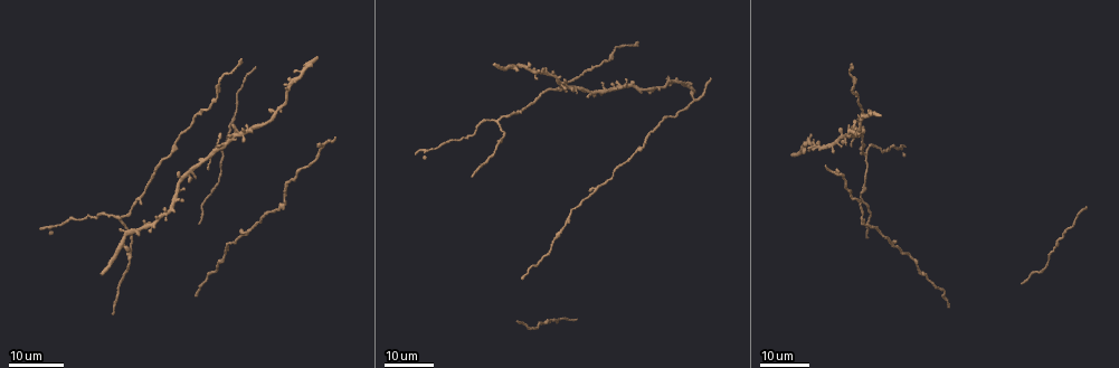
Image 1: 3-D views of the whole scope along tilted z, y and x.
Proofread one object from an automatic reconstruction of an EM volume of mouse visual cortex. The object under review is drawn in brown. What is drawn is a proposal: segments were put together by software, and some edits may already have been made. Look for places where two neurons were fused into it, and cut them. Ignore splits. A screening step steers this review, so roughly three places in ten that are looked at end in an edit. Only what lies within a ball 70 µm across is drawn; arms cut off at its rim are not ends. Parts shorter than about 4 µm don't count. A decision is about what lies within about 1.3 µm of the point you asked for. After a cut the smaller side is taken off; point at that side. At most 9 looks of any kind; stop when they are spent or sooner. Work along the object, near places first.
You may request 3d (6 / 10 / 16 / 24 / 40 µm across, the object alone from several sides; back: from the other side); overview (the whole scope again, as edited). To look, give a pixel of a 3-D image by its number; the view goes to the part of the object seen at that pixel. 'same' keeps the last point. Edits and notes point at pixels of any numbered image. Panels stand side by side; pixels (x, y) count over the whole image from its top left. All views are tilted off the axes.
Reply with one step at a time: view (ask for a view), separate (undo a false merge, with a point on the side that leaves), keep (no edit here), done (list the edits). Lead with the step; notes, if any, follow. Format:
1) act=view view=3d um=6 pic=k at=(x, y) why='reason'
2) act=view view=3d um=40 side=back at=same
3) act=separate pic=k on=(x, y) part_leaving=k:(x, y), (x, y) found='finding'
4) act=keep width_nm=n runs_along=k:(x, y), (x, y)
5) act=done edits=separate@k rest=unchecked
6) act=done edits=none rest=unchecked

act=view view=3d um=16 pic=1 at=(132, 246) why='thick turns thin'

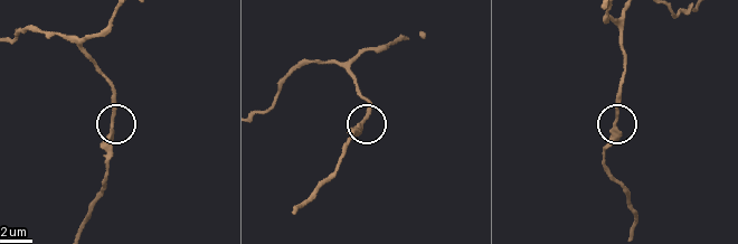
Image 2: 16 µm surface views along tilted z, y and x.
act=view view=3d um=6 pic=2 at=(615, 120) why='closer look'

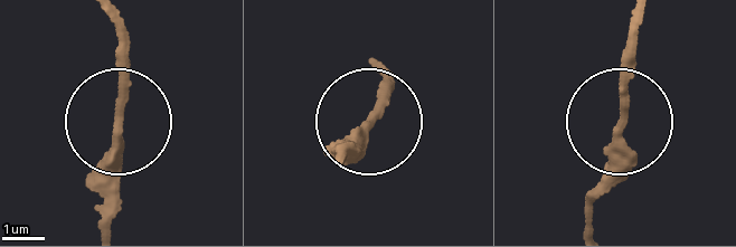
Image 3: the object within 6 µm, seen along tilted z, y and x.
act=view view=3d um=6 side=back pic=3 at=(119, 129)

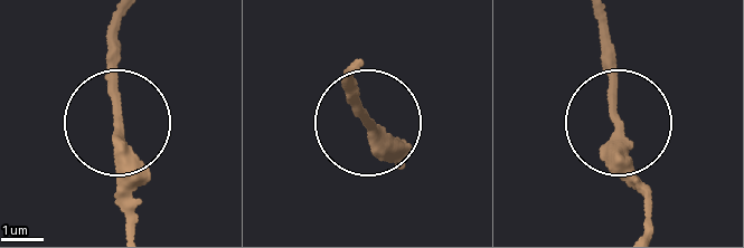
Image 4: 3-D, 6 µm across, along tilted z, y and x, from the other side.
act=keep runs_along=4:(602, 19), (614, 167), (642, 199), (647, 226) found='one neuron here'

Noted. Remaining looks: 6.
act=view view=3d um=16 pic=1 at=(864, 156) why='a fork'

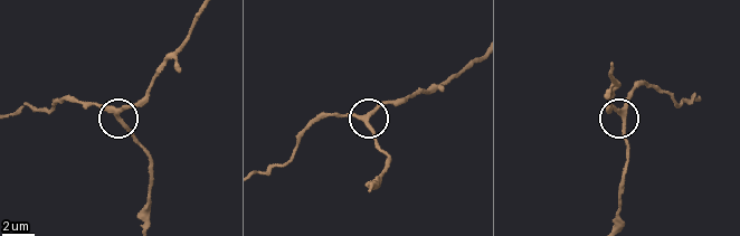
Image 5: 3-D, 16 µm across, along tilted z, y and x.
act=view view=3d um=10 pic=5 at=(116, 115)

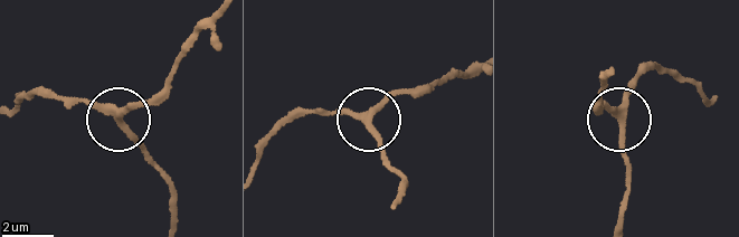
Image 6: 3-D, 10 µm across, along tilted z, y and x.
act=keep arms=3 runs_along=6:(220, 16), (168, 82), (117, 121), (88, 104), (46, 100) found='all the same neuron'

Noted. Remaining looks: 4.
act=view view=3d um=16 pic=1 at=(841, 134) why='three-way junction'

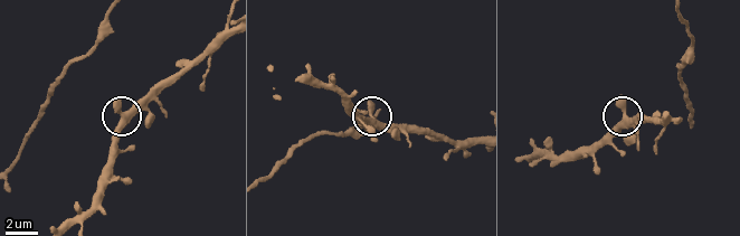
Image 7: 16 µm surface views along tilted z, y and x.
act=view view=3d um=6 pic=7 at=(120, 116)

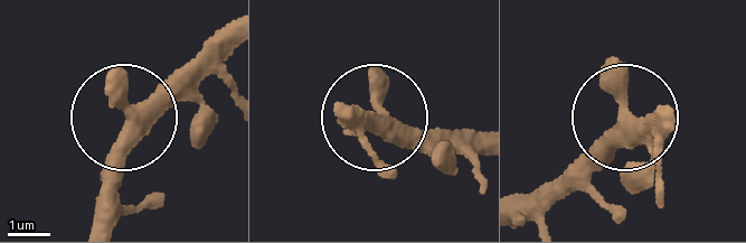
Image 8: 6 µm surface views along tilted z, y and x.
act=keep width_nm=350 runs_along=8:(219, 34), (128, 115), (112, 223) found='one neuron here'

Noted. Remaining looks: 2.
act=view view=3d um=16 pic=1 at=(696, 98) why='three-way junction'

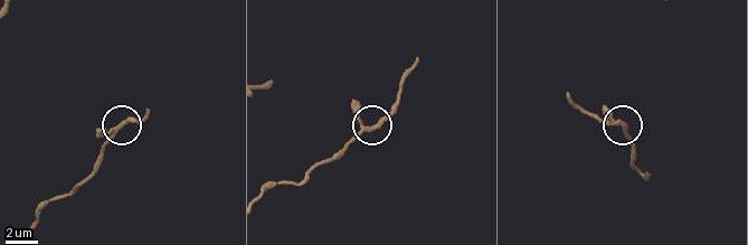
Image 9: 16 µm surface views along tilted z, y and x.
act=view view=3d um=6 pic=9 at=(118, 128)

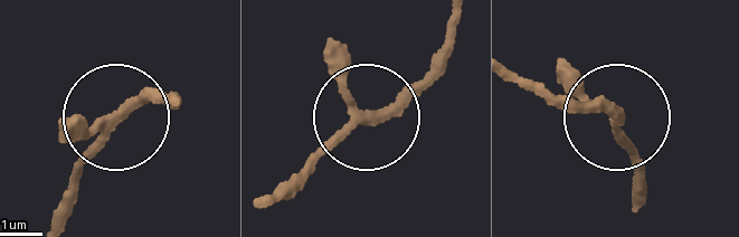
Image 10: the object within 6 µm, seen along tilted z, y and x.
act=keep width_nm=200 found='all the same neuron'

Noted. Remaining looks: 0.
act=done edits=none rest=unchecked

